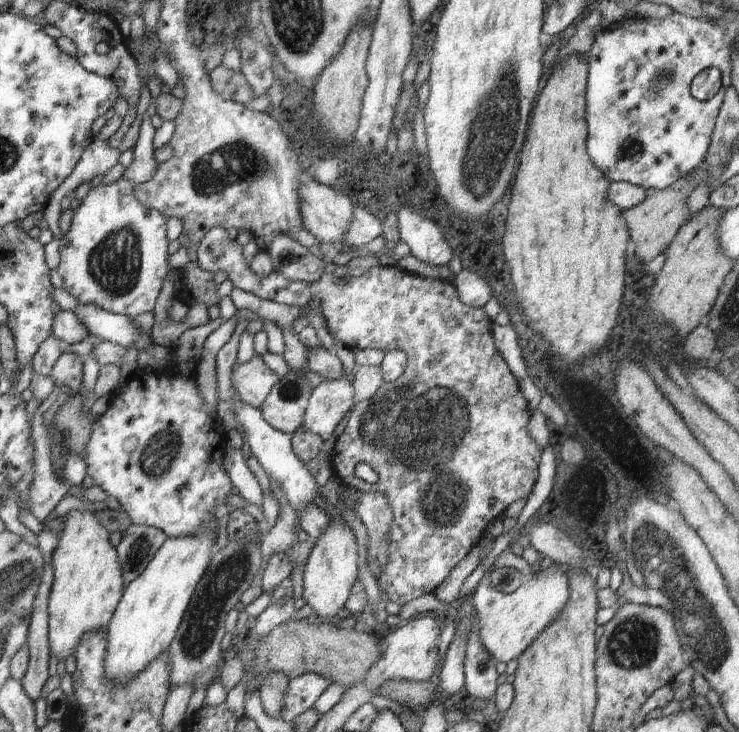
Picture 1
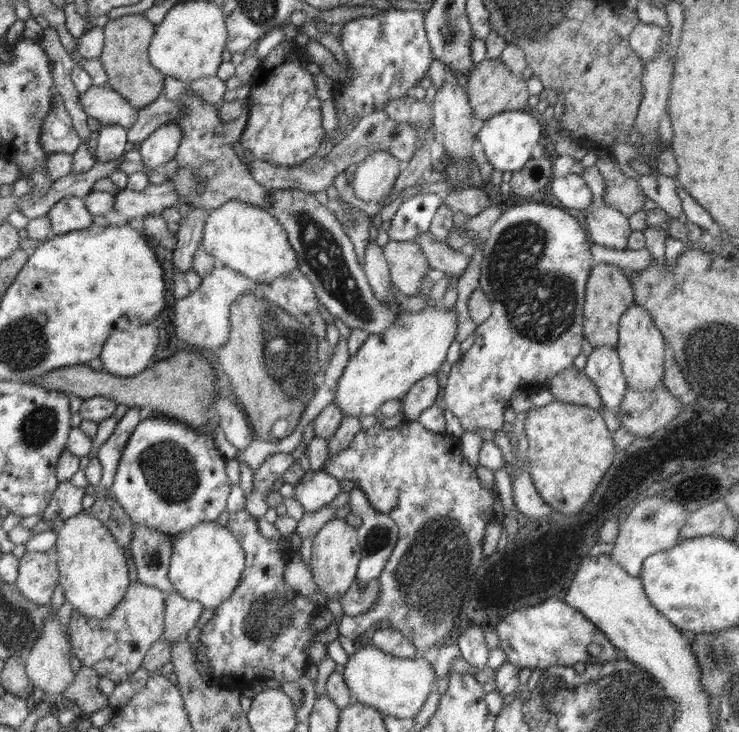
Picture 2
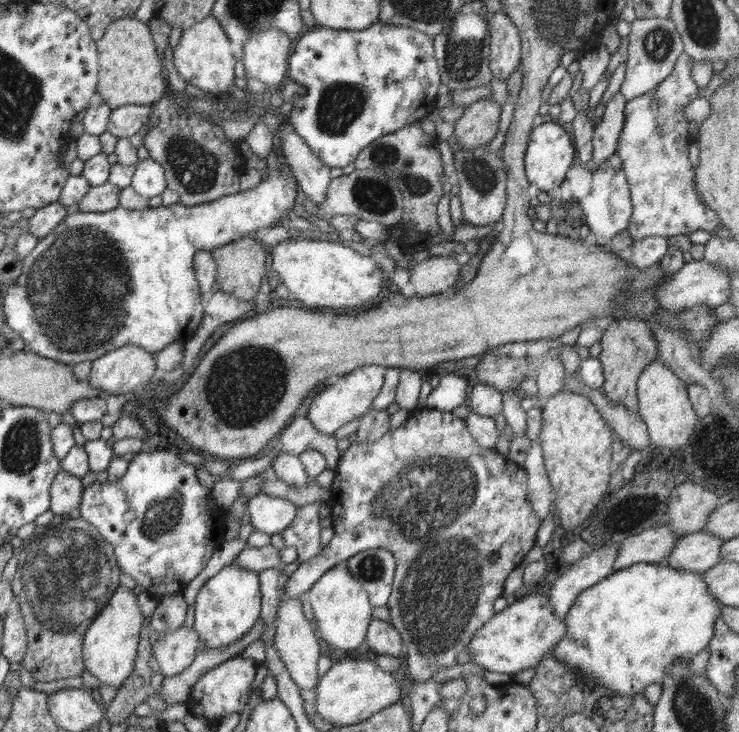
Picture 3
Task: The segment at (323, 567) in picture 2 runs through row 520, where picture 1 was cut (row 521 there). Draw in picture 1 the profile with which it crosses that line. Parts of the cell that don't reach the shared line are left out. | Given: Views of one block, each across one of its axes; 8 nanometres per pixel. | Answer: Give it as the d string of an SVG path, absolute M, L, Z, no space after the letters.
M330 519L330 524L324 532L324 536L320 536L315 540L315 546L308 556L308 560L304 567L303 576L303 597L306 603L312 608L313 615L318 617L336 618L338 611L346 606L346 600L350 598L351 590L355 584L358 573L358 546L356 546L356 538L352 534L352 530L342 520Z

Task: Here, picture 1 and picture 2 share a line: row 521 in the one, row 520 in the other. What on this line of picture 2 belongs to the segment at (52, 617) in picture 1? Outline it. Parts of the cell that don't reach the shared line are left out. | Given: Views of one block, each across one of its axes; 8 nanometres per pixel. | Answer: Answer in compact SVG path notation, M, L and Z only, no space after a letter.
M89 512L71 516L57 533L55 562L59 570L59 585L73 610L82 616L104 620L124 598L131 582L123 548L100 521Z

